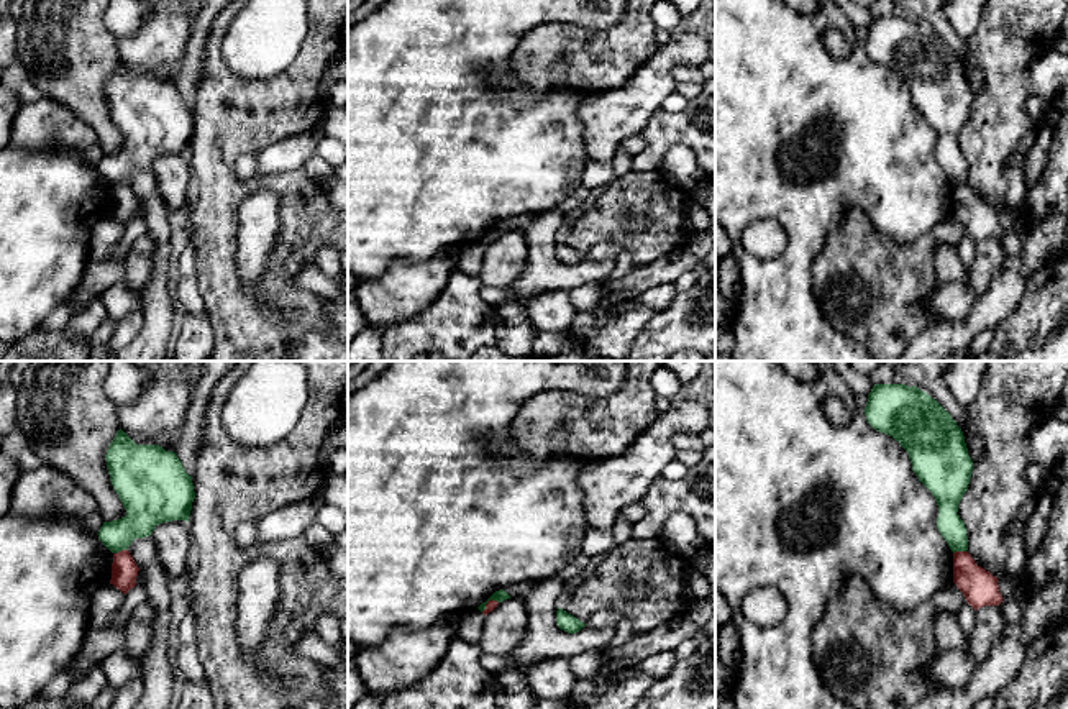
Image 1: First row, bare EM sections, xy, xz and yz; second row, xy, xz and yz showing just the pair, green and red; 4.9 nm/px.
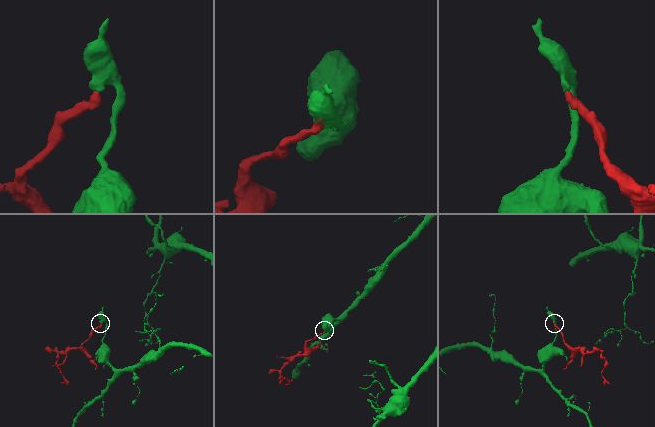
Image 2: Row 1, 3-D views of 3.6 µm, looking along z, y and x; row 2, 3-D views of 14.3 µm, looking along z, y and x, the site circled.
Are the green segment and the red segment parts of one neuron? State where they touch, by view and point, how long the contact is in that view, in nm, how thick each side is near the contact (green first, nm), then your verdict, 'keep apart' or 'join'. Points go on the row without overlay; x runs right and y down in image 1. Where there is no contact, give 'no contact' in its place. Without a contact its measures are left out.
contact xy (120, 182); length 80 nm; calibres 200 and 130 nm; keep apart

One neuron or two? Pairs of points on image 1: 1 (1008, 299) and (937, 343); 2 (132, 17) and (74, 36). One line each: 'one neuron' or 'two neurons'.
1: one neuron
2: two neurons

